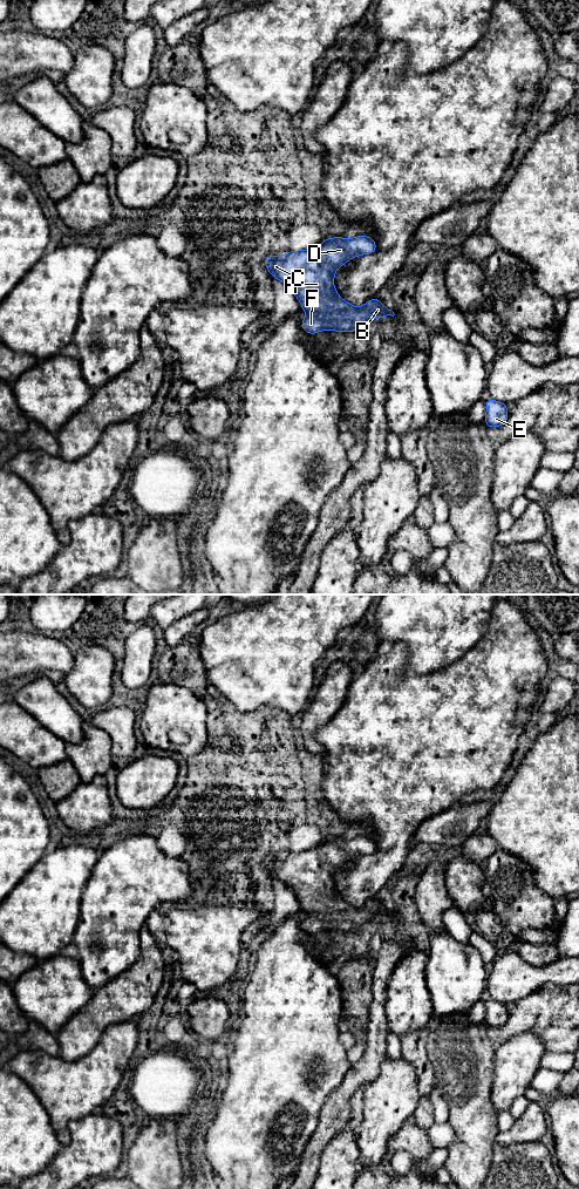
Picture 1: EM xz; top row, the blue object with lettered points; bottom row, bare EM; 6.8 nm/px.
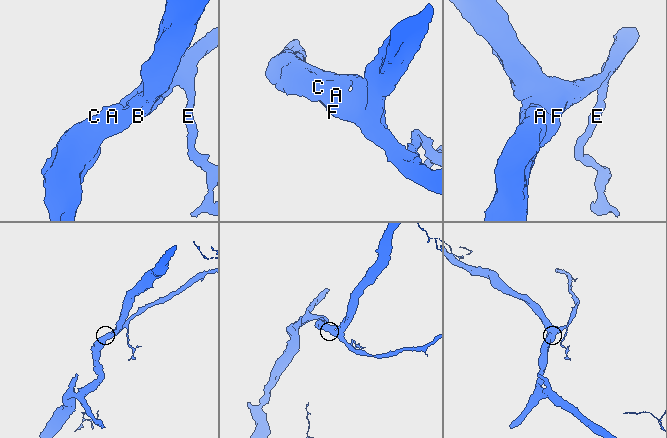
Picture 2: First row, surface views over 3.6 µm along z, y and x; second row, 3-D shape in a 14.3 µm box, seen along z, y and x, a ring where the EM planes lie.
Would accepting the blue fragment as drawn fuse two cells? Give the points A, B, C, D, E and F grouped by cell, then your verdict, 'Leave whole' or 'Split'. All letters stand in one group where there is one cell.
Groups: A B C D E F. Leave whole

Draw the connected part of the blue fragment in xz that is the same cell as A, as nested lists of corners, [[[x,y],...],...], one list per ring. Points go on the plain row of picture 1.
[[[356,836],[350,840],[343,837],[325,838],[323,843],[307,850],[290,851],[284,856],[268,855],[264,864],[273,879],[285,883],[299,899],[301,909],[307,913],[300,923],[300,928],[313,936],[319,931],[356,932],[363,925],[376,917],[384,919],[394,917],[394,912],[387,909],[381,901],[373,898],[362,908],[354,908],[343,901],[334,889],[334,875],[336,870],[356,856],[372,855],[377,850],[374,838]]]

